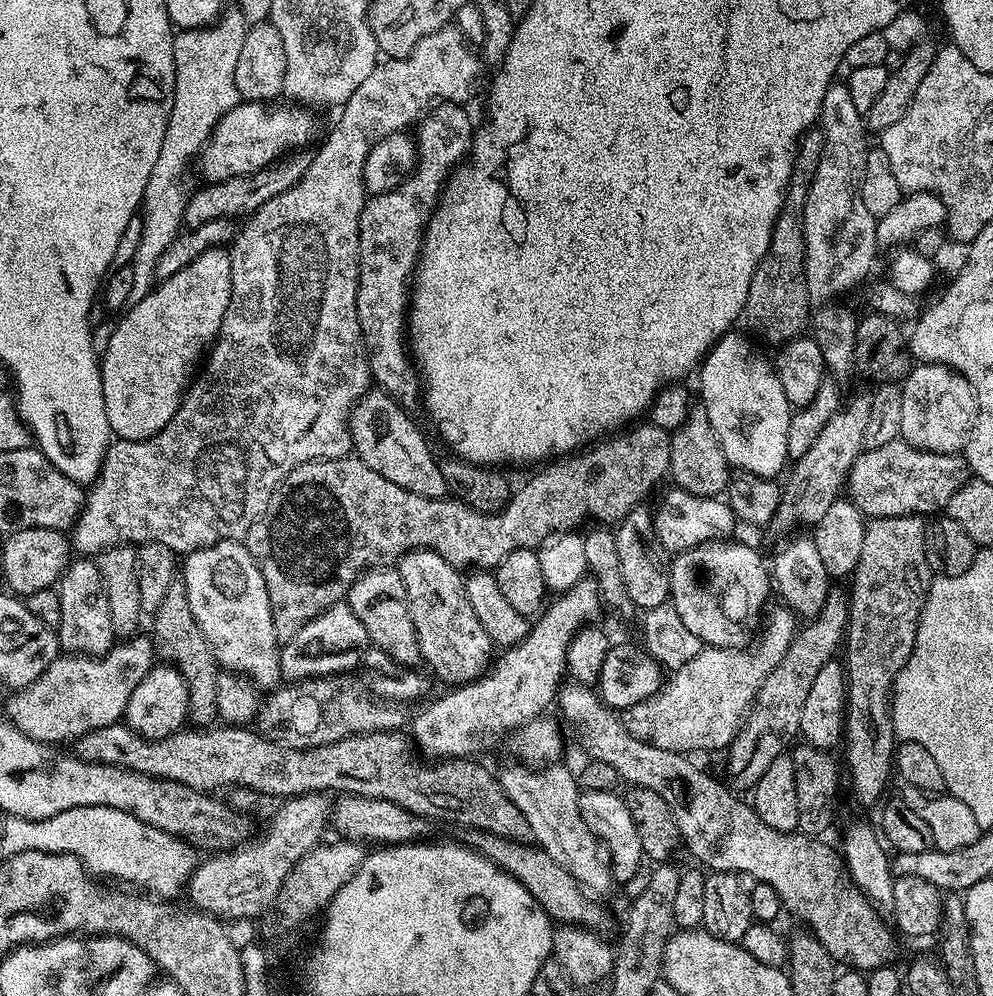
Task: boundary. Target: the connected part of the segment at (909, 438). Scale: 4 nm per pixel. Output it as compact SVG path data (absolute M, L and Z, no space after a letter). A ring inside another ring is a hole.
M917 363L902 381L899 439L918 450L956 454L963 449L974 423L976 398L965 376L944 364Z

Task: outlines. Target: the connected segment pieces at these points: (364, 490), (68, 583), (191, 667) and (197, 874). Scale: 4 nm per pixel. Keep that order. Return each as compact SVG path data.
M651 422L633 423L631 426L625 427L623 430L617 430L585 447L583 450L577 451L571 458L565 459L563 462L552 462L541 470L537 476L532 476L520 489L513 491L508 497L508 505L501 508L498 512L475 512L474 509L468 507L467 504L461 504L455 498L422 498L422 494L410 494L410 490L402 490L402 486L394 486L394 482L382 478L382 474L378 474L375 470L370 470L370 466L366 466L355 458L345 458L342 460L312 460L309 464L299 464L297 468L290 473L286 479L281 482L275 494L270 498L270 502L266 506L266 510L253 524L250 526L246 543L248 553L254 558L254 562L258 566L258 570L262 574L262 578L266 582L266 594L270 594L270 610L274 618L274 630L276 631L277 641L283 642L294 638L294 634L298 634L298 630L302 630L302 626L306 626L308 620L313 620L318 614L322 614L330 606L341 603L347 597L348 591L352 588L352 583L363 573L385 566L392 566L399 561L401 556L405 556L407 552L414 552L418 548L429 548L434 554L438 554L453 564L454 567L461 570L494 570L506 558L506 554L514 554L514 550L522 550L530 548L533 550L539 549L540 545L545 540L563 533L565 530L576 530L581 526L587 525L588 519L592 522L599 522L604 526L612 526L623 520L624 515L631 508L637 507L641 503L640 500L660 479L665 479L668 476L668 462L670 458L670 446L672 445L669 433L663 428L654 426Z
M76 558L69 563L68 569L58 581L60 593L60 626L58 639L65 653L78 656L104 656L110 651L114 641L114 626L110 626L110 606L106 606L106 590L102 586L102 574L98 574L95 559Z
M183 579L173 580L162 606L151 617L152 632L150 639L155 655L165 664L171 664L182 674L188 687L188 720L196 726L208 726L217 719L216 691L220 672L212 648L206 642L194 614L190 610L190 598L186 598L186 586Z
M311 792L305 796L293 796L285 799L280 808L280 813L273 818L265 830L264 836L256 841L245 843L243 846L225 850L219 854L209 855L209 860L201 859L196 869L192 871L191 878L186 885L186 896L192 899L191 907L207 915L215 917L221 922L233 920L255 921L255 916L260 916L264 911L271 909L278 898L278 890L282 890L282 882L294 870L294 866L310 850L314 850L325 839L324 827L327 829L330 824L330 800L325 793Z

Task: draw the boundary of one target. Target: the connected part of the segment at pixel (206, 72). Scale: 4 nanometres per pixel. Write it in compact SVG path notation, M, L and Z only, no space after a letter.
M239 12L228 16L223 15L216 23L202 28L190 28L179 31L172 39L175 60L174 106L171 107L170 118L167 120L166 134L163 135L161 149L157 161L150 170L146 190L141 202L142 230L138 244L134 250L130 267L134 274L133 289L127 298L125 307L133 308L155 287L157 264L167 248L178 237L183 227L185 206L188 197L188 166L197 159L201 149L208 143L216 124L235 105L240 102L237 86L234 83L234 71L238 66L239 51L245 41L248 29L247 21Z

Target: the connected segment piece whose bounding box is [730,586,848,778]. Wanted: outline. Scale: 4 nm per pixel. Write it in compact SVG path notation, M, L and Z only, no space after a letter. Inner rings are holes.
M836 586L829 587L826 600L822 602L822 610L815 618L809 619L805 624L808 625L805 628L803 625L797 631L786 650L786 654L778 662L778 666L774 666L774 670L770 670L770 674L766 674L762 686L756 692L755 701L748 710L748 715L745 716L743 724L740 725L740 729L732 739L730 752L736 755L737 766L745 767L745 774L752 776L751 778L758 778L772 765L776 757L781 755L780 735L783 732L799 733L802 702L806 702L810 686L814 686L814 678L818 678L818 670L822 670L822 666L835 657L832 656L835 652L837 655L848 631L848 592L845 589L836 588Z

